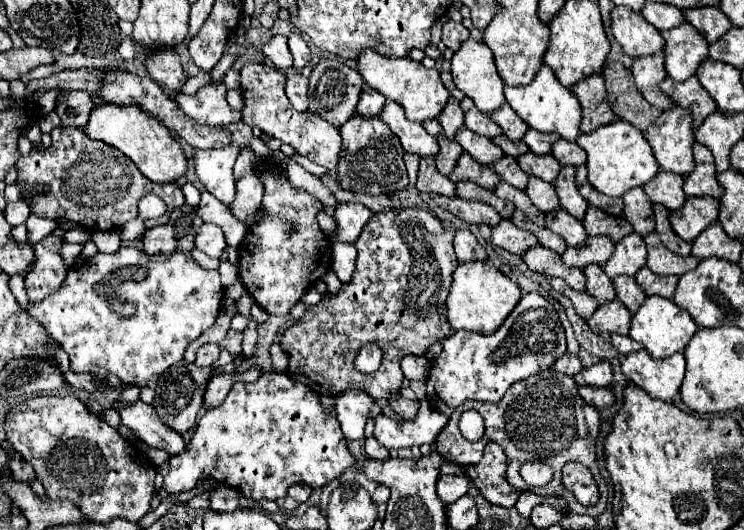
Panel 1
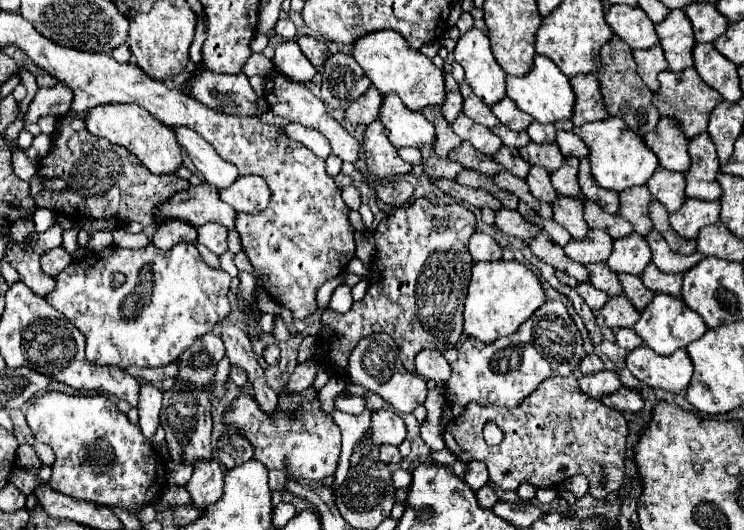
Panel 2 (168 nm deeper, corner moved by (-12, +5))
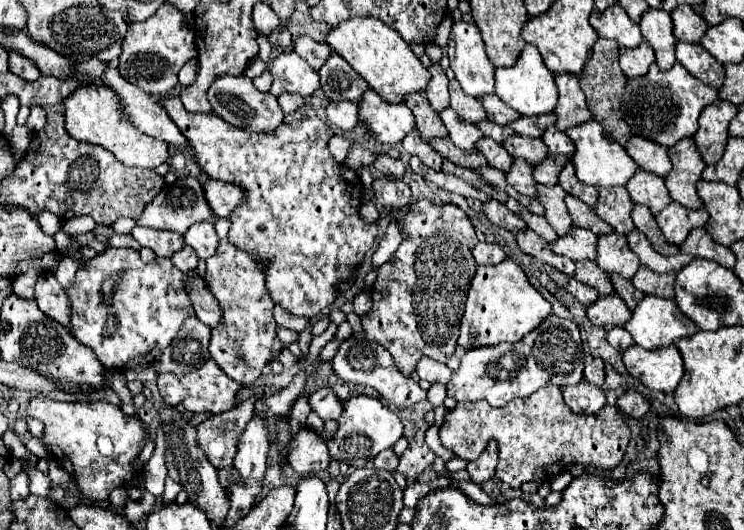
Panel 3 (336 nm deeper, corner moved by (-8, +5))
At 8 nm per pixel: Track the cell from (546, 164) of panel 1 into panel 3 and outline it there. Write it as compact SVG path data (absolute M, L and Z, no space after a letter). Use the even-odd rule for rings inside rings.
M512 135L508 137L504 143L504 149L516 159L522 157L532 165L540 165L544 161L544 157L548 157L548 147L542 139L534 139L534 137L522 137L522 135Z

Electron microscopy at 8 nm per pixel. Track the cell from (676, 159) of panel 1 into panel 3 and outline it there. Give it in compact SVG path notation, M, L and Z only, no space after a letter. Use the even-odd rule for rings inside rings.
M632 137L626 143L628 155L640 165L640 169L650 171L654 175L666 177L672 171L672 161L670 161L670 149L662 147L650 139L644 137Z

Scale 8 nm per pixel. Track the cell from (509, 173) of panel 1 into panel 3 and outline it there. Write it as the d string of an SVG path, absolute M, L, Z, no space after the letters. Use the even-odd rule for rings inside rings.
M482 137L480 145L476 145L476 149L488 159L488 163L492 167L496 167L496 169L500 169L504 173L510 171L514 159L508 155L508 151L504 151L504 147L500 143L496 143L496 141L488 139L488 137Z

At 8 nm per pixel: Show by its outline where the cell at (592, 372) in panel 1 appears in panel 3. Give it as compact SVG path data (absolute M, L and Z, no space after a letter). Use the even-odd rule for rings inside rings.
M582 379L578 385L564 387L564 401L576 413L596 413L606 405L606 395L600 387Z

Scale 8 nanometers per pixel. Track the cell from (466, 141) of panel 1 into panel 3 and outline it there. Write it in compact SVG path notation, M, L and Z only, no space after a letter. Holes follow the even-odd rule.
M444 109L444 111L440 113L440 119L444 121L444 125L446 125L448 133L450 133L452 143L454 143L456 147L464 149L464 151L472 151L474 145L484 137L482 131L480 131L476 125L458 119L458 115L456 115L452 109Z

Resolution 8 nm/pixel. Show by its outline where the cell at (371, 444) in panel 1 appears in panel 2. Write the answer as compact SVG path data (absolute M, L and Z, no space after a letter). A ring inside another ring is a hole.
M384 445L384 447L380 447L380 461L382 463L400 463L402 461L402 455L400 455L398 447Z

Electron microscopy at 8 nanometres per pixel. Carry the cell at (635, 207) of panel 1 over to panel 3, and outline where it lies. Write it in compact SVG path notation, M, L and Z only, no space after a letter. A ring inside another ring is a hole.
M610 187L600 189L600 199L594 211L600 215L600 219L610 223L616 233L626 235L636 229L632 223L632 209L634 201L626 187Z

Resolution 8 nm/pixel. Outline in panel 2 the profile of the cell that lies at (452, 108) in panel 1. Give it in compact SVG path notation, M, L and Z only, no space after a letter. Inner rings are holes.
M444 73L444 83L446 83L446 99L442 105L442 115L448 123L452 123L460 113L462 113L462 95L458 89L458 83L454 81L452 73Z

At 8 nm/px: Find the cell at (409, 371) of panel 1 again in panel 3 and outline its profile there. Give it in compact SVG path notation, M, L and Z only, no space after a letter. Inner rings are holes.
M422 357L416 365L416 373L420 379L426 379L430 383L448 383L450 381L450 375L452 371L448 369L448 365L444 363L438 363L430 357Z

